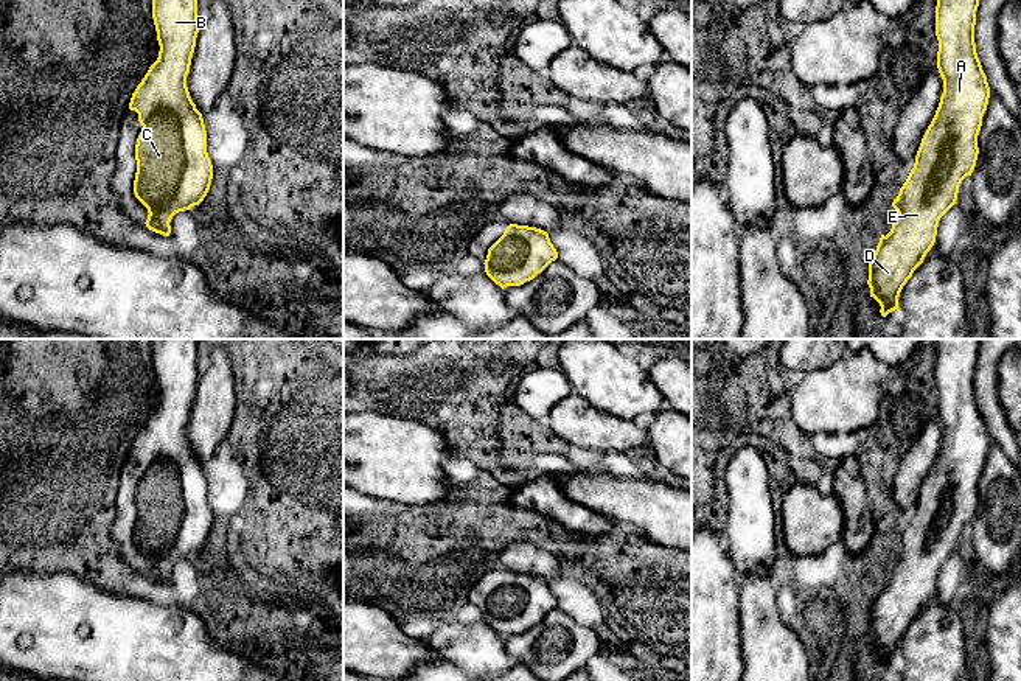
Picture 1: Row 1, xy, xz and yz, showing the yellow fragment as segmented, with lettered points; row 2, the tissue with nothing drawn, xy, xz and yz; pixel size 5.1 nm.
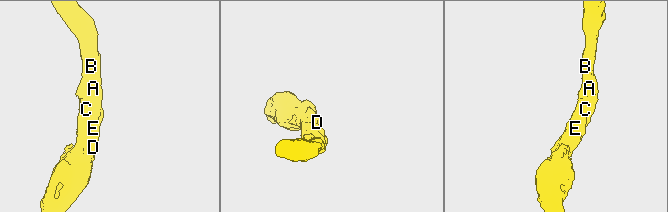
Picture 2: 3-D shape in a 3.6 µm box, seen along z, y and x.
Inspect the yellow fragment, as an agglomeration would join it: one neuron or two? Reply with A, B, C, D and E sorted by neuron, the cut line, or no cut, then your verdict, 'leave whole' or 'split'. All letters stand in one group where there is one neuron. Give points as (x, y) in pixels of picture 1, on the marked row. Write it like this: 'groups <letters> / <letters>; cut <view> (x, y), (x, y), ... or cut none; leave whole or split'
groups A B C D E; cut none; leave whole

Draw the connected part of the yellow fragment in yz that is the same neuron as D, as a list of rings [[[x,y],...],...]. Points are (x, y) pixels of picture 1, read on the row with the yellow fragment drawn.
[[[937,0],[937,68],[943,79],[943,93],[922,138],[914,168],[892,202],[898,216],[890,232],[886,236],[881,235],[869,263],[870,297],[880,303],[883,317],[898,309],[903,286],[934,246],[940,218],[957,204],[959,187],[976,166],[977,135],[990,98],[990,87],[974,44],[977,6],[979,0]]]

